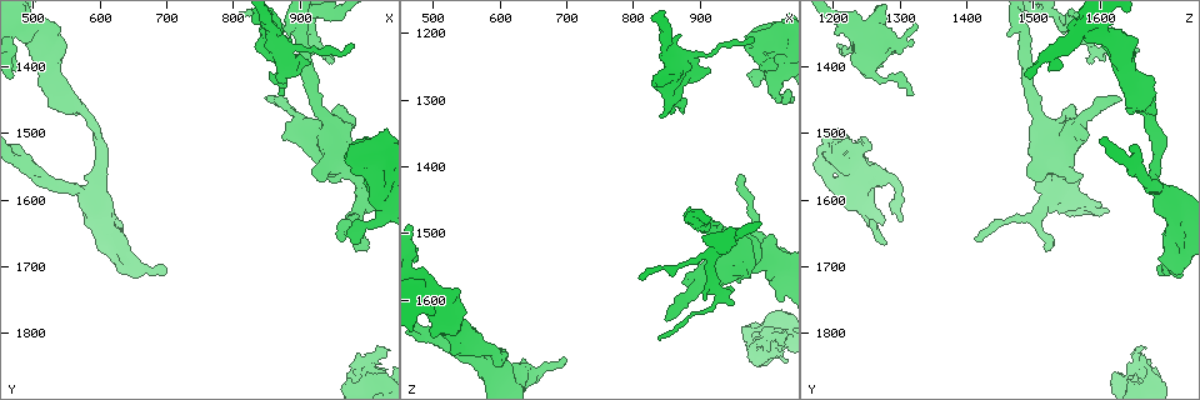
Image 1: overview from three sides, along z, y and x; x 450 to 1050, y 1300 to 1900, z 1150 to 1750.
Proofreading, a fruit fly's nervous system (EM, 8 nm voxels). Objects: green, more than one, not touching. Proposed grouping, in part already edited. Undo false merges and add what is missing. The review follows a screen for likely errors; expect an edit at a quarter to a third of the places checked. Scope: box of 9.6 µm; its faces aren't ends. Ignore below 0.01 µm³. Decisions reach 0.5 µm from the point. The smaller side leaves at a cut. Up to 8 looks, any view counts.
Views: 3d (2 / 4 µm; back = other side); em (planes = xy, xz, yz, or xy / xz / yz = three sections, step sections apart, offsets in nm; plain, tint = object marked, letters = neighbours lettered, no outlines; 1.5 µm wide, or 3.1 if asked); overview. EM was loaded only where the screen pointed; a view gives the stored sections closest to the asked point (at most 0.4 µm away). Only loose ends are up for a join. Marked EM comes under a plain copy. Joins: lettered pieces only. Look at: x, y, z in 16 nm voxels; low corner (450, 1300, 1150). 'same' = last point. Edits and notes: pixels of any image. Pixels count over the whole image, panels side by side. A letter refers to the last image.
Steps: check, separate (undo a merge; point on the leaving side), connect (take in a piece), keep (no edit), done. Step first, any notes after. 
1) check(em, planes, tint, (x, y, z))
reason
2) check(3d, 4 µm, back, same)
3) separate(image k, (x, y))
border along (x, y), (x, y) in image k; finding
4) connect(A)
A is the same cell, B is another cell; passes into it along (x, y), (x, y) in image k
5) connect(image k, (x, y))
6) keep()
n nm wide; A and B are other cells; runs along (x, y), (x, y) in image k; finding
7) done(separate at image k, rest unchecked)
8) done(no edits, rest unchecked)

check(3d, 4 µm, back, (950, 1390, 1590))
branch stops here

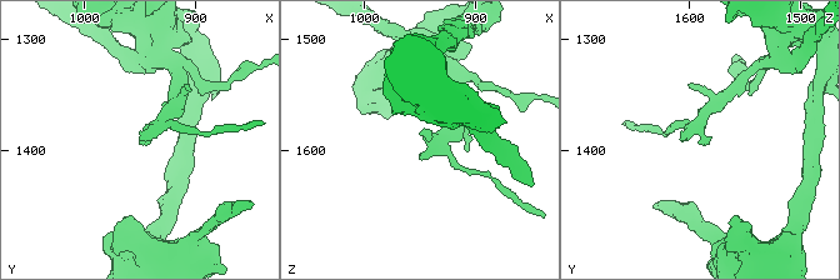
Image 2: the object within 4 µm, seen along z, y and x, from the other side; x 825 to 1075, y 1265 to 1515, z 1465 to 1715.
check(em, yz, step 8, letters, (950, 1396, 1586))

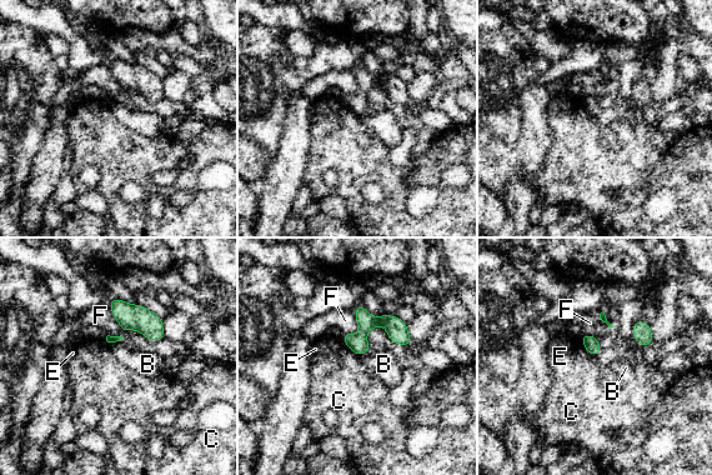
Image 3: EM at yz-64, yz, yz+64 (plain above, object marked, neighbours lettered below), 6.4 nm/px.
keep()
F touches over 170 nm; B, C, E and F are other cells; runs along (404, 326), (371, 323), (345, 338) in image 3; none of them fits

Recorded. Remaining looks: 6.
check(3d, 2 µm, back, (1000, 1860, 1630))
stops while still wide

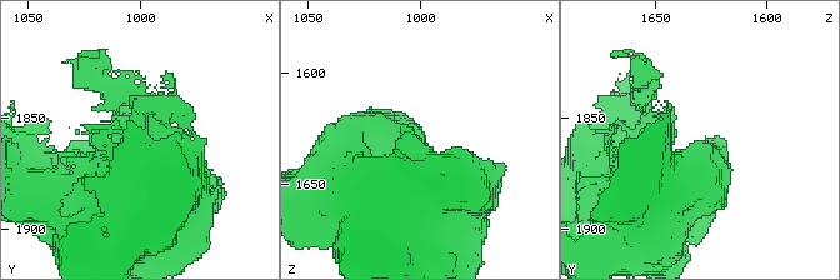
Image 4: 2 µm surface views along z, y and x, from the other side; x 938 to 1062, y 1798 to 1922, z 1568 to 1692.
check(em, planes, letters, (1000, 1859, 1629))
shape alone is not enough

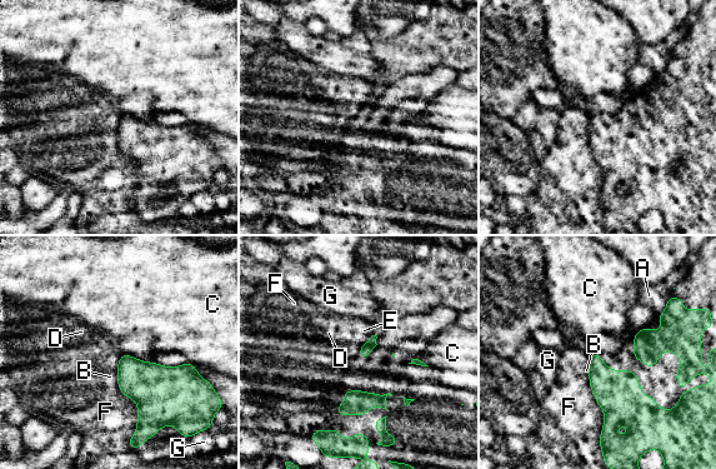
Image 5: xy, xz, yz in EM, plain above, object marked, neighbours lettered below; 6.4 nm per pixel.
keep()
A, B, C, D, E, F and G are other cells; none of them fits

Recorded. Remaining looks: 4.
check(em, yz, step 8, letters, (1000, 1675, 1525))
free end

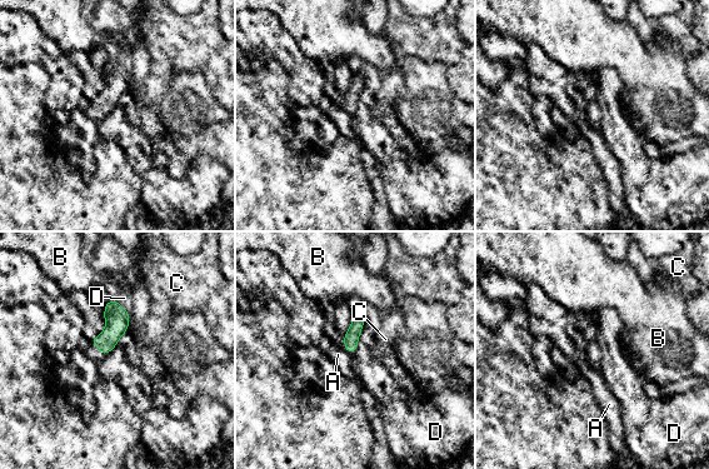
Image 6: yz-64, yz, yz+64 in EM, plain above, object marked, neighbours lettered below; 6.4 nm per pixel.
check(em, planes, letters, same)

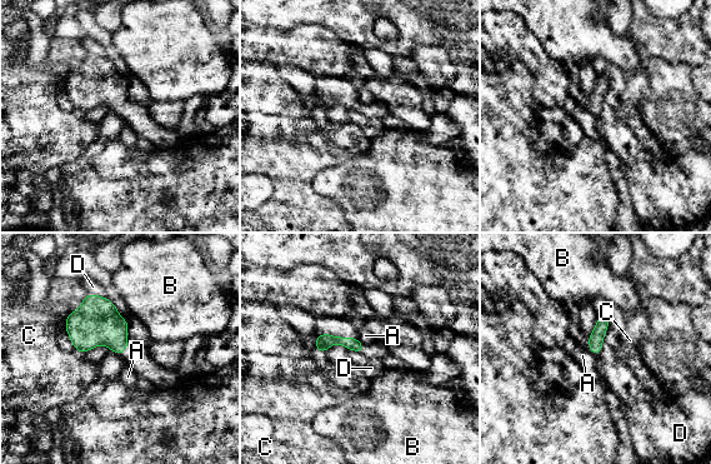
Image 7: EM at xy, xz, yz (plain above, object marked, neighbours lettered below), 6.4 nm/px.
keep()
A, B, C and D are other cells; border along (605, 312), (609, 328), (599, 355) in image 7; no lettered piece goes on from it

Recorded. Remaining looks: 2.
done(no edits, rest unchecked)

